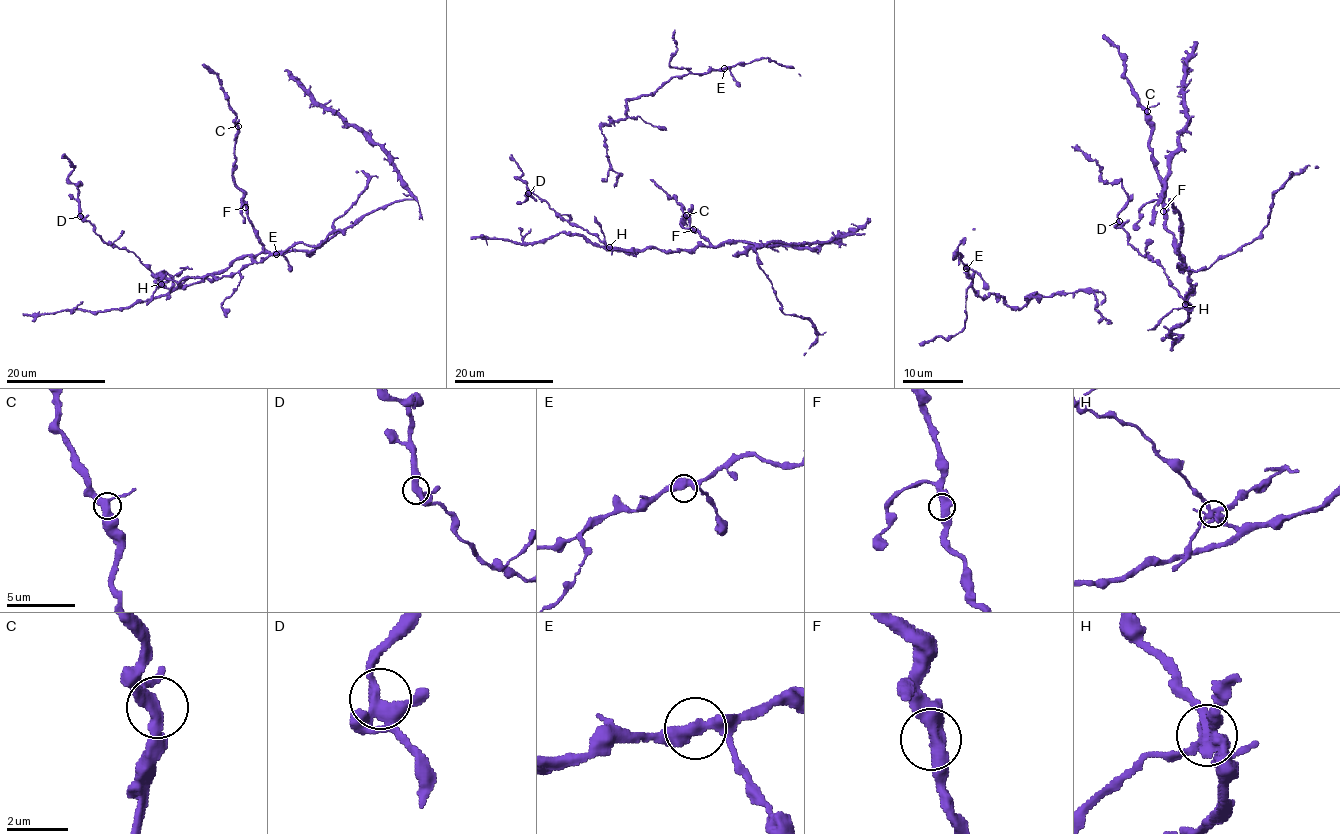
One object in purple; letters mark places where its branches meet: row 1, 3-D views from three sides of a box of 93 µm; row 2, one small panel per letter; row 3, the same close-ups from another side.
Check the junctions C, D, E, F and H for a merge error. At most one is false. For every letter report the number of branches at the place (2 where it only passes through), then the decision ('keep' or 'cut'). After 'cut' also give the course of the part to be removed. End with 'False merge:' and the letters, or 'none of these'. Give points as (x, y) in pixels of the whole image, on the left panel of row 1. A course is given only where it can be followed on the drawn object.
C: branches 3; keep
D: branches 3; keep
E: branches 3; keep
F: branches 3; keep
H: branches 6; cut; course (161, 284), (146, 304)
False merge: H

